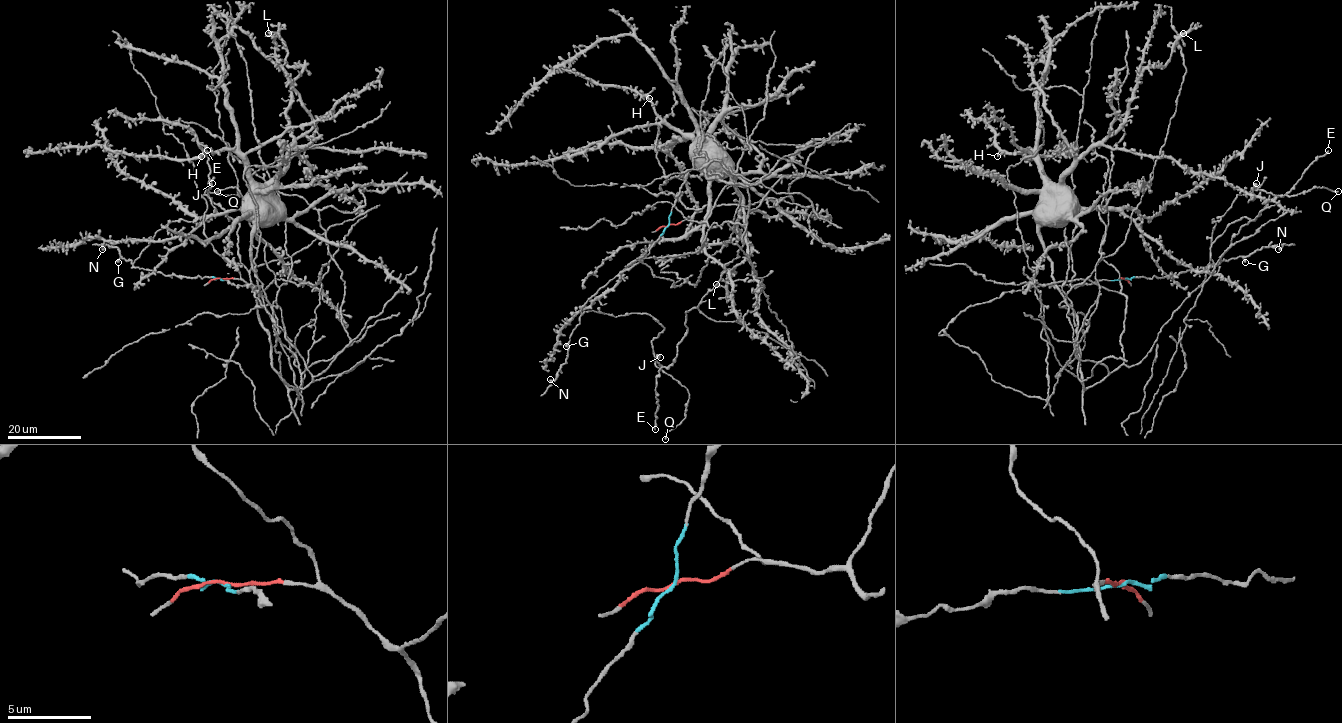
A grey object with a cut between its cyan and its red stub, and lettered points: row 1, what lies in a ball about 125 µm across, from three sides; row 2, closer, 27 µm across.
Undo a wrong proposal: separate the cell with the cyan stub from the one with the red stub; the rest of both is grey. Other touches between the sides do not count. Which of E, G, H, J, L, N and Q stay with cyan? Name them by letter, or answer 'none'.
G, J, N, Q

